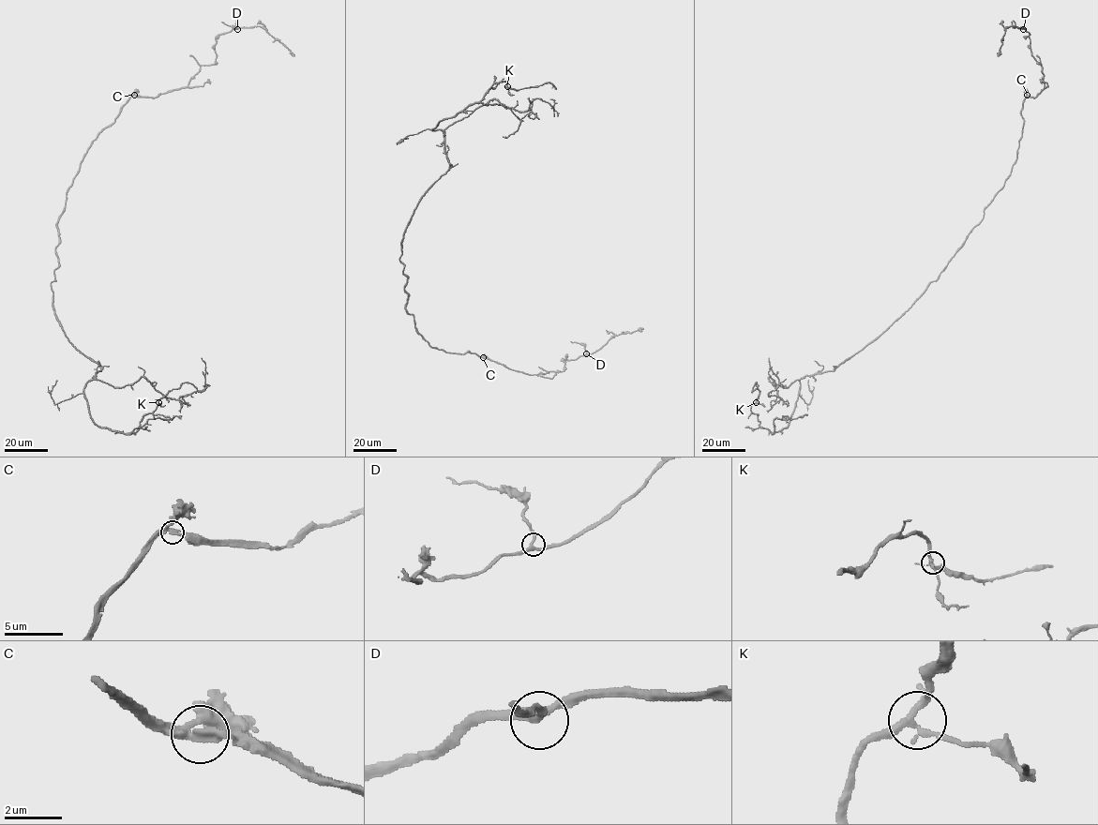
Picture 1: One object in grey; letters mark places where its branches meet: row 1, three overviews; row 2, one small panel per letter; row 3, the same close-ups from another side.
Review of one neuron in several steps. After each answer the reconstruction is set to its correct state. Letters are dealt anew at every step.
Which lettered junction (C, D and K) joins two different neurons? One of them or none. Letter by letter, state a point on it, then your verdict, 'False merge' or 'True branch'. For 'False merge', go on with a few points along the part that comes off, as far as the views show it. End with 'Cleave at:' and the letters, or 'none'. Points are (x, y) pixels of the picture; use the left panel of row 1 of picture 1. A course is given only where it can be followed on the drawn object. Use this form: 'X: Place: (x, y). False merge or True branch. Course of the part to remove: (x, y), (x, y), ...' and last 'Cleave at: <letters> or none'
C: Place: (134, 95). True branch
D: Place: (237, 29). True branch
K: Place: (158, 402). True branch
Cleave at: none

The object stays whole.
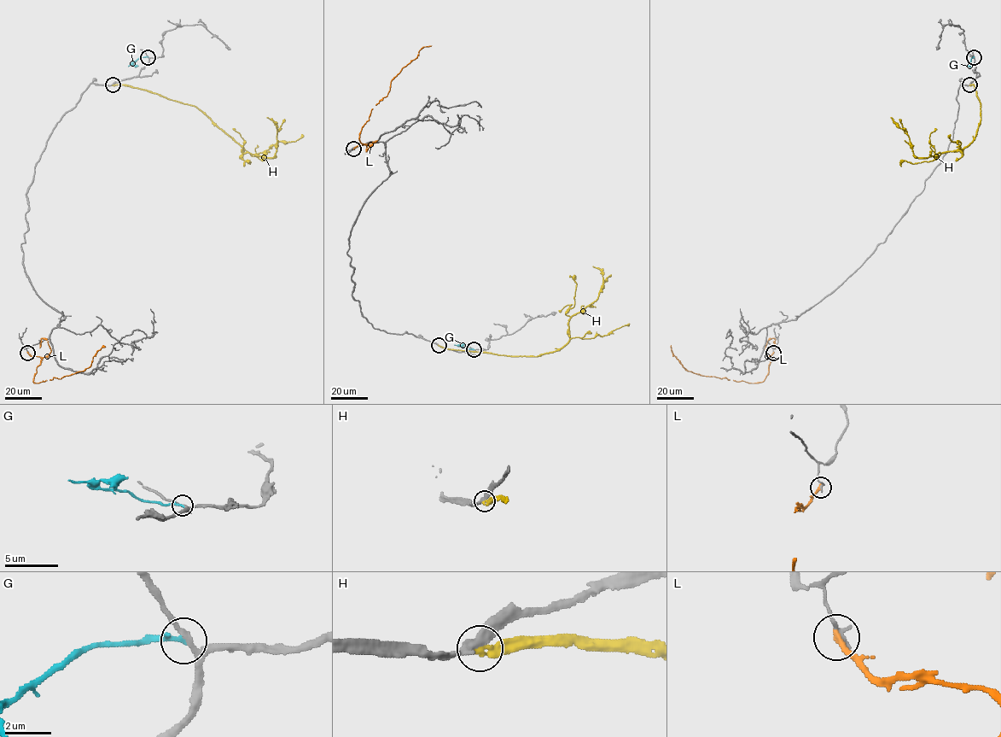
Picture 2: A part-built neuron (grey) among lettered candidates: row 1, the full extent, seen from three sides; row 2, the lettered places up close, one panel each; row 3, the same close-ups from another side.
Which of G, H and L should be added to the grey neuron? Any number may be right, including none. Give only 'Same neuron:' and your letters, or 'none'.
Same neuron: none

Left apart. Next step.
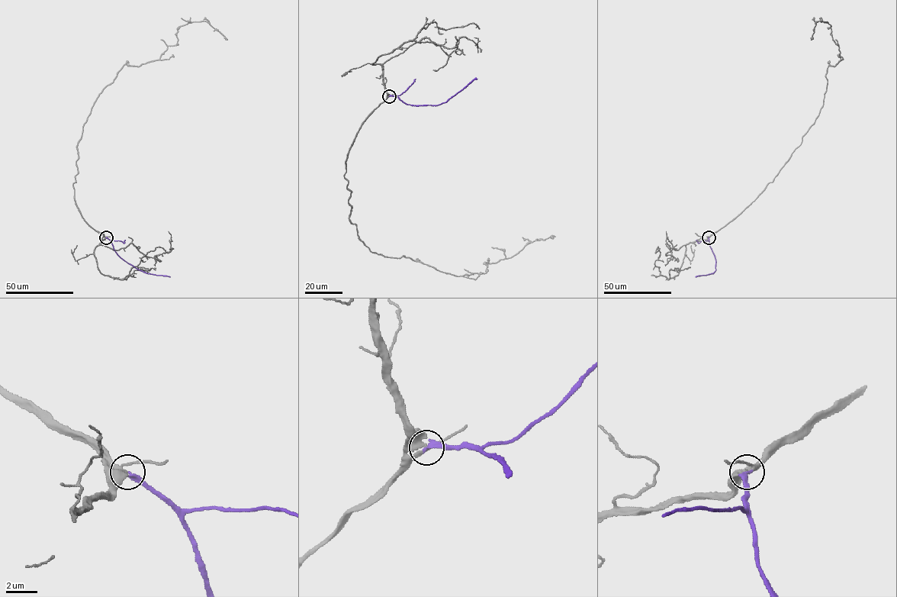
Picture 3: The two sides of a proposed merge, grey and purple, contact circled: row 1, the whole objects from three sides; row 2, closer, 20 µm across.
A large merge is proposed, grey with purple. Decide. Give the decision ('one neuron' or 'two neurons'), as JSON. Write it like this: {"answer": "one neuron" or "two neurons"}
{"answer": "one neuron"}

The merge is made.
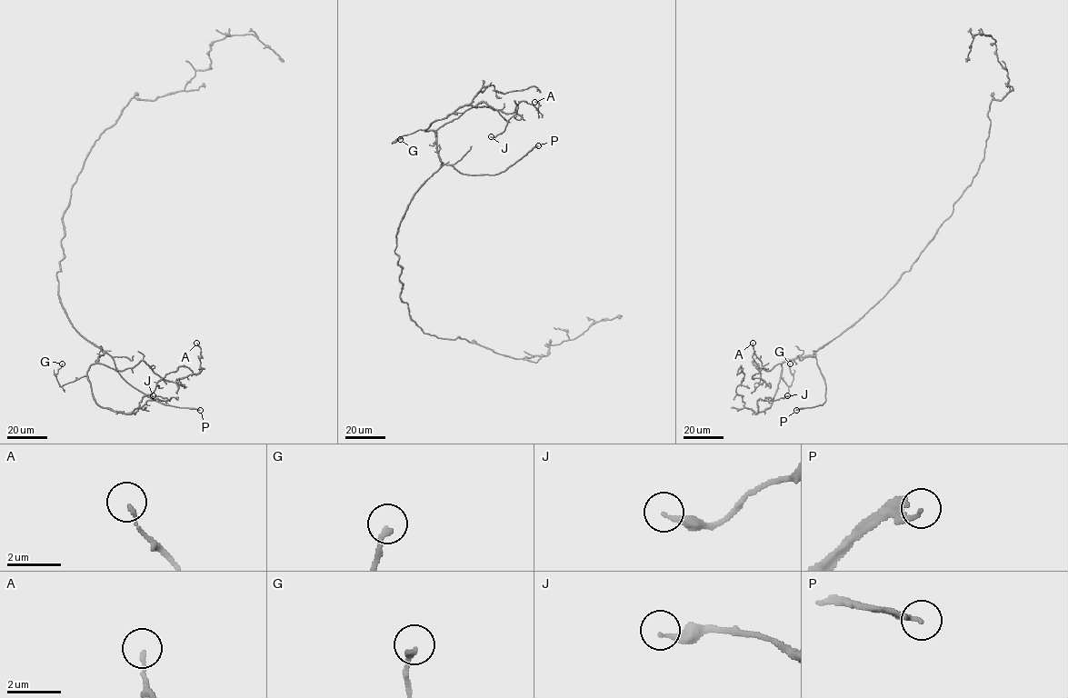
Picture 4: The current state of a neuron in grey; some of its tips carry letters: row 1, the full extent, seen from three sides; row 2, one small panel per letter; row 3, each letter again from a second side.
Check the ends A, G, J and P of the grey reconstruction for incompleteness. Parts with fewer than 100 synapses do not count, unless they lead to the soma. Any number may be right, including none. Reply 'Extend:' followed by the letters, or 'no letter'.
Extend: P

